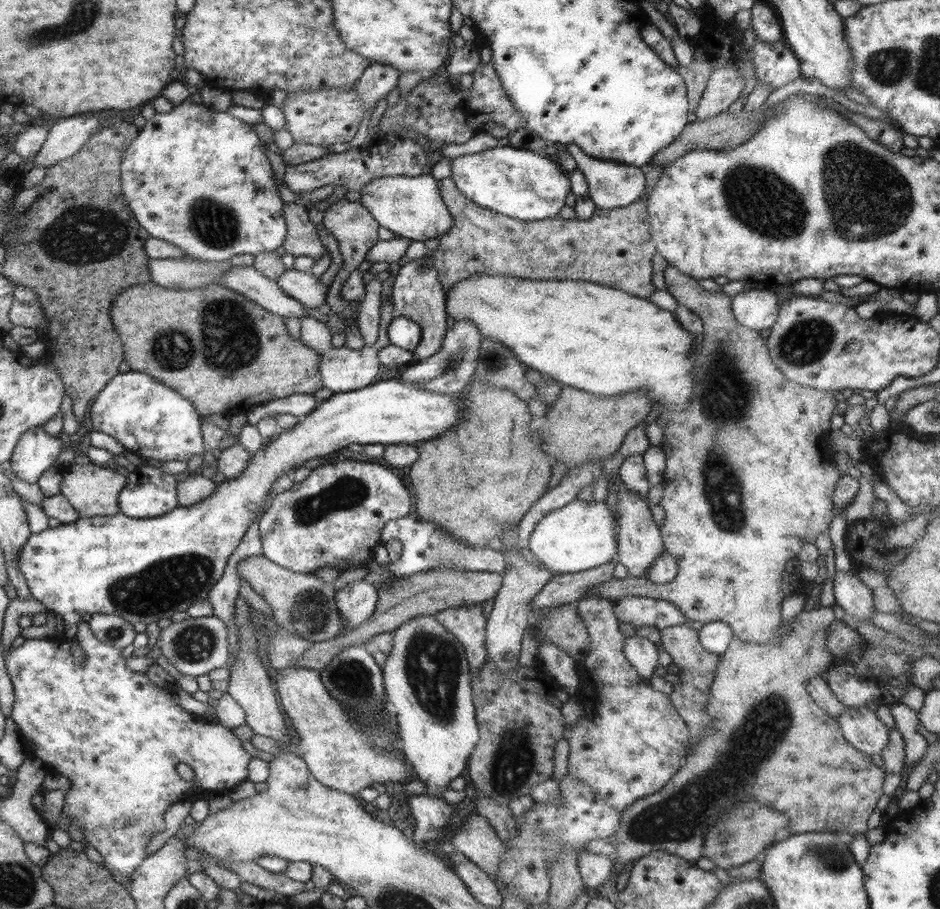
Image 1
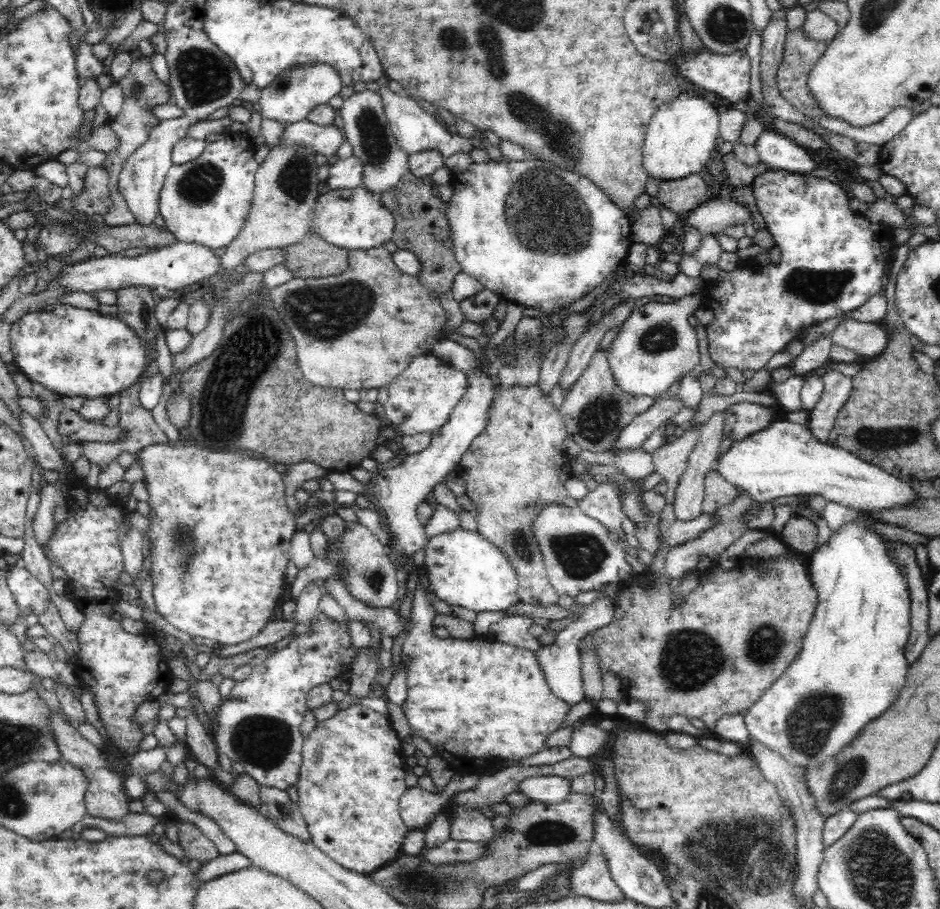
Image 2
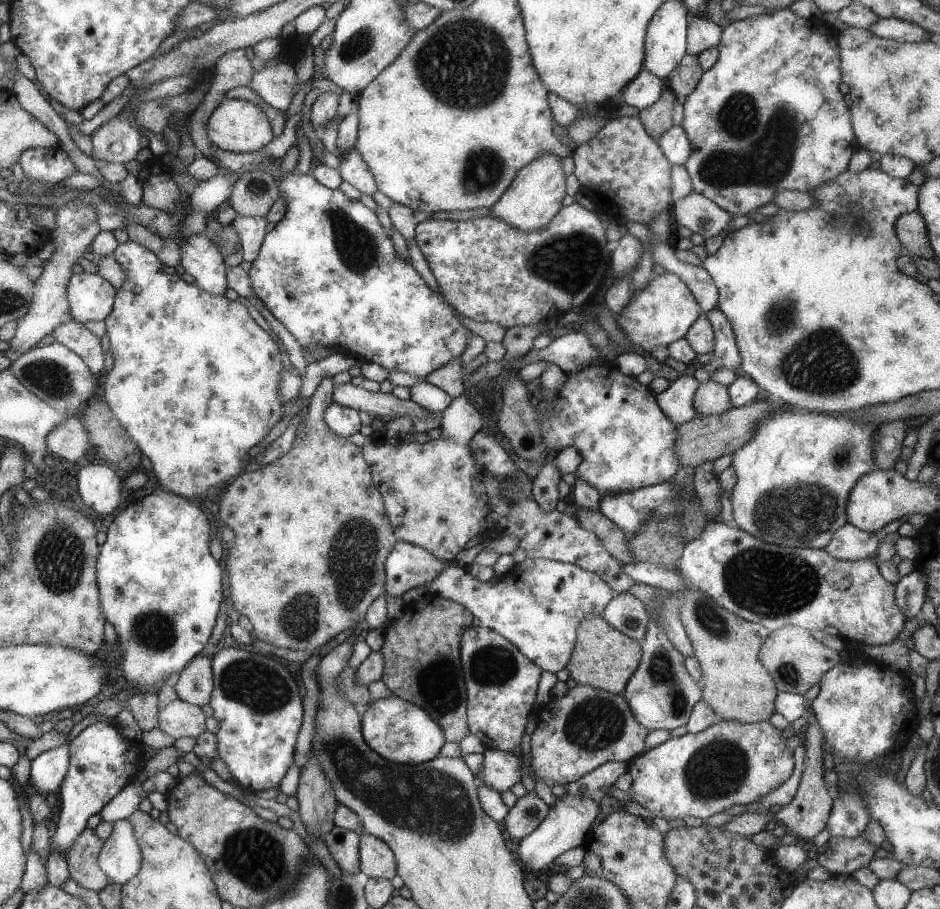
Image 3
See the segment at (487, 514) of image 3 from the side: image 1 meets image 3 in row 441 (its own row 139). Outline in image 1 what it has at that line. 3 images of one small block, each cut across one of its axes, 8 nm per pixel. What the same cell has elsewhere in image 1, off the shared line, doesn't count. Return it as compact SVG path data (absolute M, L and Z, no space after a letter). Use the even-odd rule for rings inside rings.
M491 64L475 68L471 72L471 78L473 78L471 92L463 92L459 86L457 86L457 90L451 90L451 86L449 88L433 88L427 82L421 82L415 90L411 90L411 94L405 100L401 100L393 108L385 110L377 136L383 138L387 134L393 134L389 130L391 124L401 124L401 126L415 130L417 134L427 136L431 148L435 150L439 144L465 144L469 138L479 134L481 124L485 124L485 122L497 122L503 128L507 128L509 132L523 130L525 120L519 116L519 112L515 112L511 108Z

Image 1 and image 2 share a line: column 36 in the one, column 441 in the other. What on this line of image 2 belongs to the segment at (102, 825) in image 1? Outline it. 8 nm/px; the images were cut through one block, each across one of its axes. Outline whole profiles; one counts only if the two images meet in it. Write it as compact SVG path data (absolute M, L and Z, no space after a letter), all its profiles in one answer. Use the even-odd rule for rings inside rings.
M418 582L412 600L412 630L402 648L404 656L410 656L408 698L402 704L402 712L410 724L410 738L420 736L428 740L436 750L436 756L444 758L460 776L476 774L490 760L510 762L544 752L544 742L562 728L572 706L552 694L534 652L498 642L494 636L480 636L478 640L458 640L452 636L446 640L436 638L432 632L436 614L438 612L428 602L424 586Z

